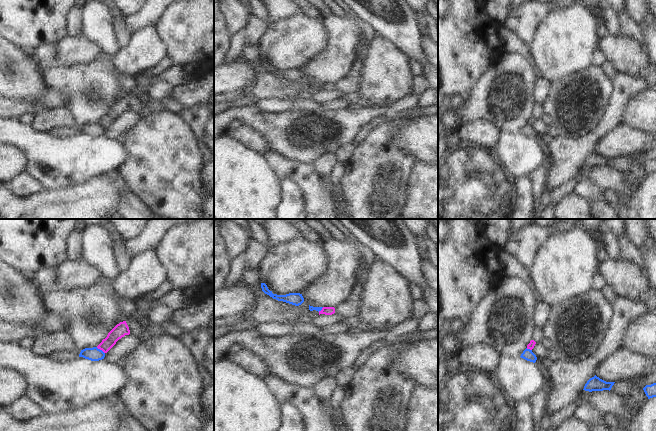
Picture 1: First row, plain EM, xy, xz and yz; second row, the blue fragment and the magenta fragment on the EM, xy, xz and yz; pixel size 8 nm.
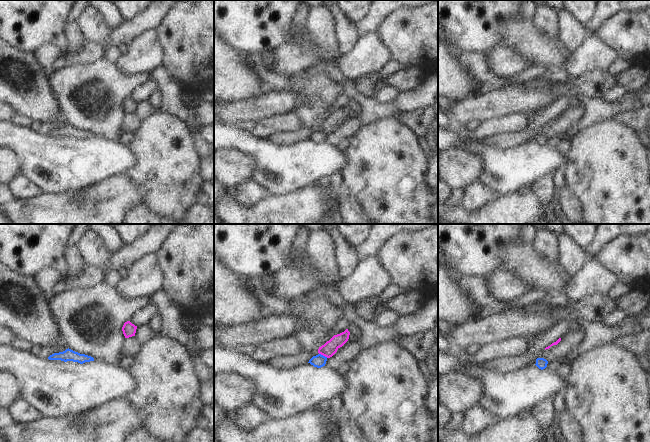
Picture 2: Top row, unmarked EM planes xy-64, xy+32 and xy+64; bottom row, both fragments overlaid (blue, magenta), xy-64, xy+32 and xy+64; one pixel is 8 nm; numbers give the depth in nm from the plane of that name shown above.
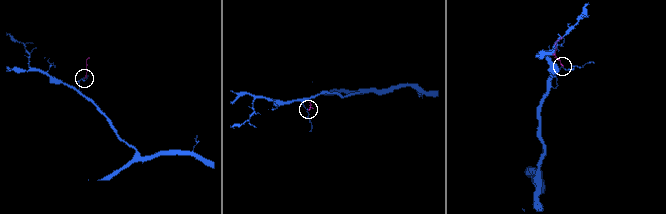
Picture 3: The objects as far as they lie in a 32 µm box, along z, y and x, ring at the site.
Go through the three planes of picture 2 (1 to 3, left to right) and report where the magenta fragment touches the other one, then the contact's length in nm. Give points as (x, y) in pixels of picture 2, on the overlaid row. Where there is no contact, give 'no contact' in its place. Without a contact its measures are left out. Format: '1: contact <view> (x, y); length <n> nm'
1: no contact
2: contact xy+32 (322, 355); length 80 nm
3: no contact

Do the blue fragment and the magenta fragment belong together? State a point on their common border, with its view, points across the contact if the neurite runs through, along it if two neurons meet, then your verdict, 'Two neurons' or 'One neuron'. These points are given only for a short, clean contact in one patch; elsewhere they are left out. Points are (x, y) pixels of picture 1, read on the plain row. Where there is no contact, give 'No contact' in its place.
Touches blue at xy (99, 125). Boundary: xy (96, 123), (104, 129). Two neurons

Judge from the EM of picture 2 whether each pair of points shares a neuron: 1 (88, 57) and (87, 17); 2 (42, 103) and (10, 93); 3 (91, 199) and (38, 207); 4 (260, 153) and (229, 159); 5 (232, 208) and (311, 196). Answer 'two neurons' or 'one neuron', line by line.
1: two neurons
2: one neuron
3: one neuron
4: two neurons
5: one neuron

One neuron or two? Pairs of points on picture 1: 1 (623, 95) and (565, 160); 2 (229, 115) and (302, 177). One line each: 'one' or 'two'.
1: one
2: two

